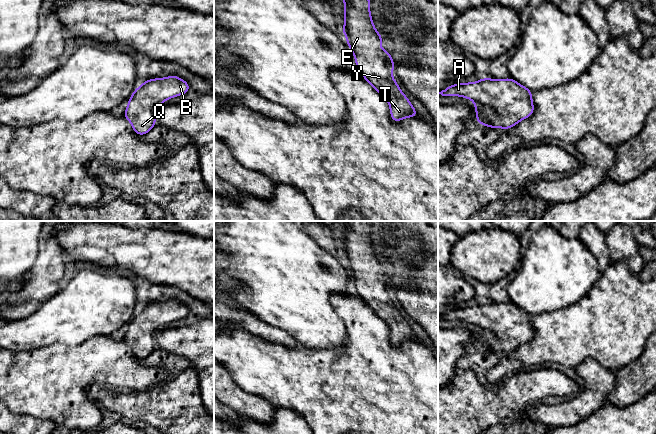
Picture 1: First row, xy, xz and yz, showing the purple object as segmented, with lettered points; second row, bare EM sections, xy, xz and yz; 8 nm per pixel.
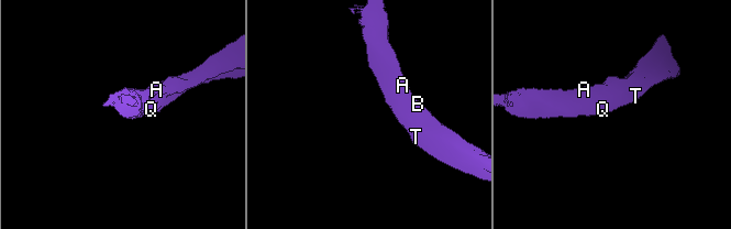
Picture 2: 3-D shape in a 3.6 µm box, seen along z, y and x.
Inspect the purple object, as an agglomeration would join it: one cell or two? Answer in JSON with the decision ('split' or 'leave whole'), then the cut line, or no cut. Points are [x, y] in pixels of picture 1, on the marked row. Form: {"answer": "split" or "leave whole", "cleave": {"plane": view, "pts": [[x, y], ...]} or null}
{"answer": "leave whole", "cleave": null}

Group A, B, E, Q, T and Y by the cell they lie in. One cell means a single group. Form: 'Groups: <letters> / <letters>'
Groups: A B E Q T Y

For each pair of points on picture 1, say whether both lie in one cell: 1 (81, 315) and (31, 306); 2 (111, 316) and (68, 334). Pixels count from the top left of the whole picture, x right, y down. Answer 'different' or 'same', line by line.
1: different
2: same

